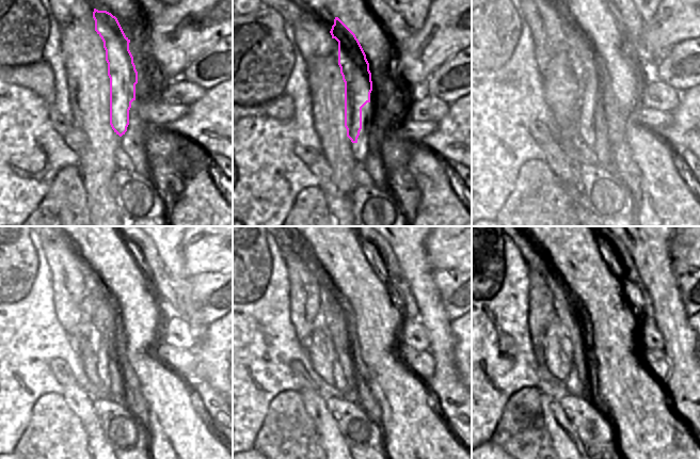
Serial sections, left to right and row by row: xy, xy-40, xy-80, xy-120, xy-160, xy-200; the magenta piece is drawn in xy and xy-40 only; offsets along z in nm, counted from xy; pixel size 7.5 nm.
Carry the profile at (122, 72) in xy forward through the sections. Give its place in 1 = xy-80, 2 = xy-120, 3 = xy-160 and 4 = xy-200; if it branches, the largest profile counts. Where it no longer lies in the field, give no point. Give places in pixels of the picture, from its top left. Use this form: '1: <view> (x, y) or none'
1: xy-80 (587, 67)
2: xy-120 (99, 334)
3: xy-160 (331, 336)
4: xy-200 (563, 343)

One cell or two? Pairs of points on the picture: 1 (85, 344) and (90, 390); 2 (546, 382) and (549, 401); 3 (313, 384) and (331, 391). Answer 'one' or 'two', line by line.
1: two
2: two
3: one

